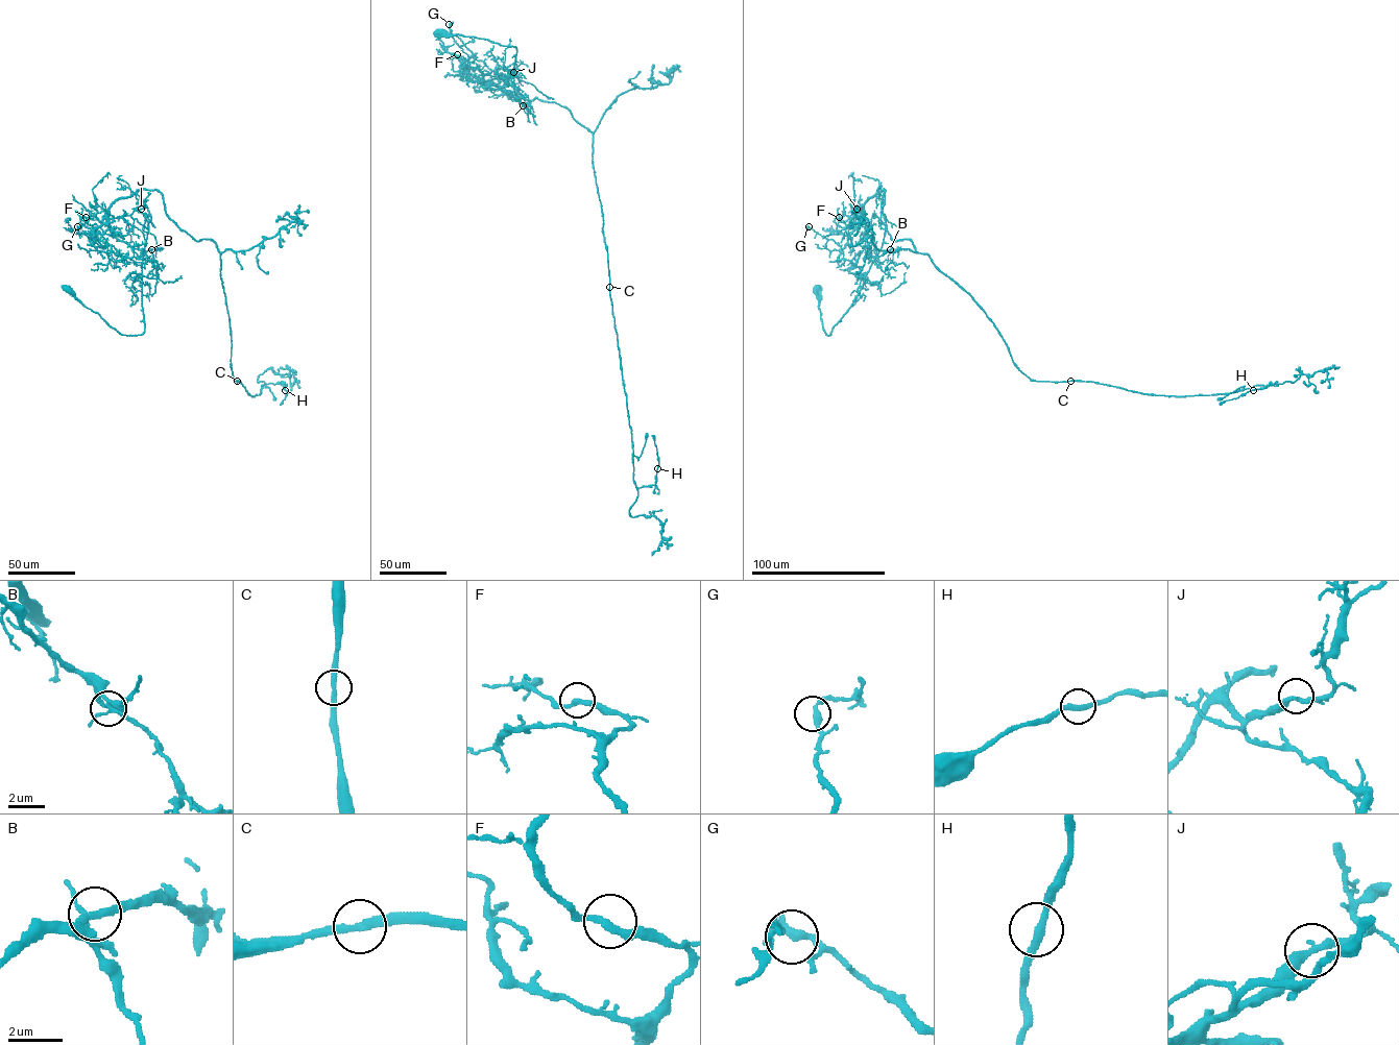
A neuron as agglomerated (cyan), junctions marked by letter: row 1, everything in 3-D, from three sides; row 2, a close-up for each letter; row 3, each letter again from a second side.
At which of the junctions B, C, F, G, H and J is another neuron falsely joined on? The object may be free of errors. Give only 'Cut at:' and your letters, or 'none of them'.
Cut at: none of them

